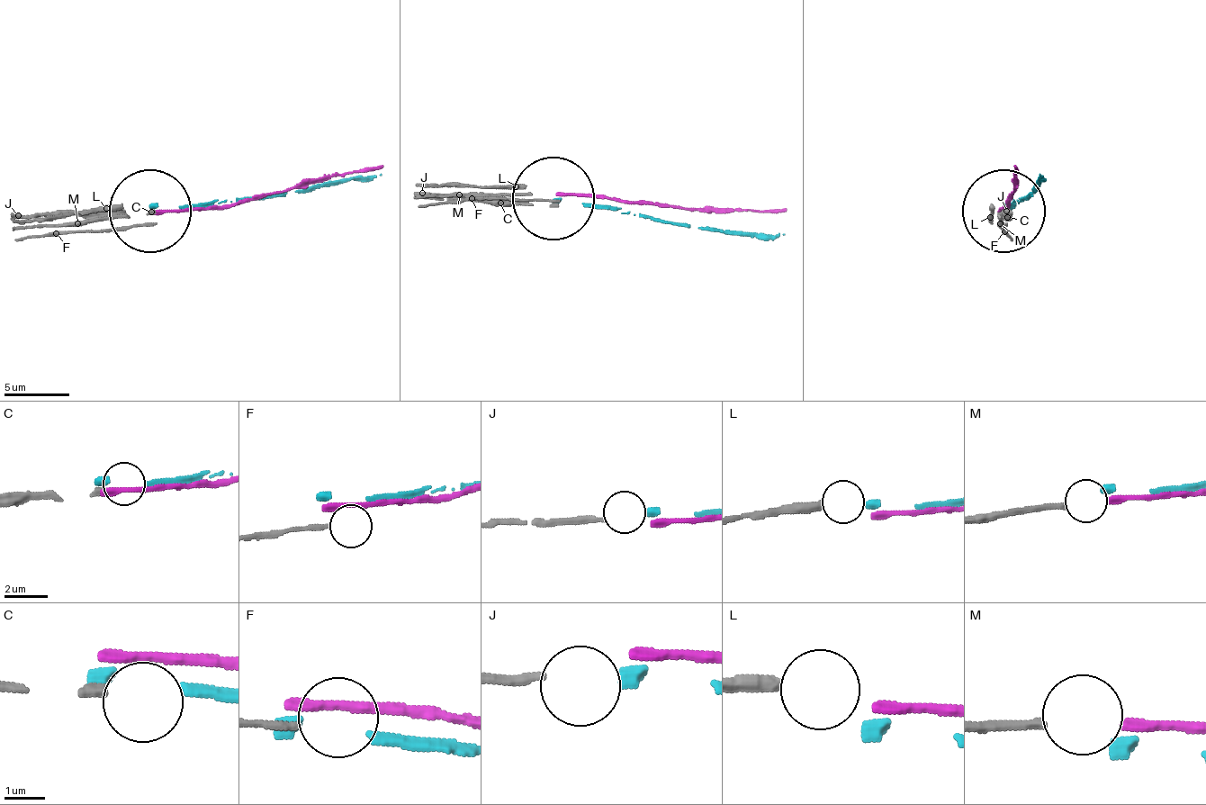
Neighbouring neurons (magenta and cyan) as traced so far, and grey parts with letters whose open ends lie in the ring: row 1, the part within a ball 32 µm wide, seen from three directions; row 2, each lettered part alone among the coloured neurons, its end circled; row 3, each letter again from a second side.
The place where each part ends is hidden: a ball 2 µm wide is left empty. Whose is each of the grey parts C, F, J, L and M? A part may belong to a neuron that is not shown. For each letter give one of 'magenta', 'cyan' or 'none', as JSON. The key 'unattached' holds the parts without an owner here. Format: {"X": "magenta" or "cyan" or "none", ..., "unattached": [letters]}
{"C": "none", "F": "none", "J": "cyan", "L": "none", "M": "magenta", "unattached": ["C", "F", "L"]}

